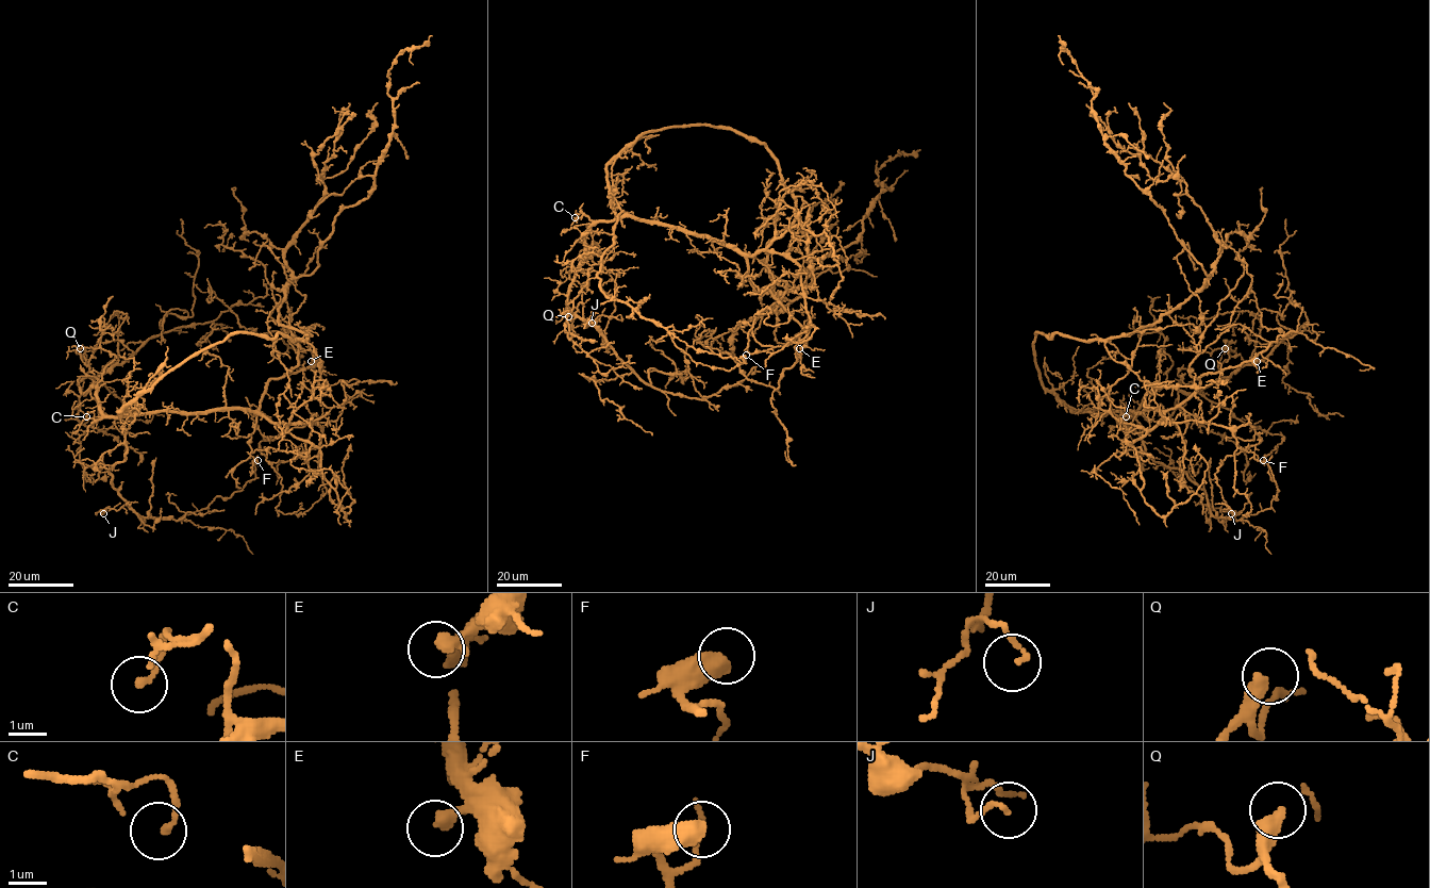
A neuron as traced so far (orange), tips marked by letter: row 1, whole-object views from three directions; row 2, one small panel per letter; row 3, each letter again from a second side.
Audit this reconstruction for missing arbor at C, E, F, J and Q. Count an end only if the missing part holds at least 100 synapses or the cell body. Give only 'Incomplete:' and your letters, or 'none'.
Incomplete: none

